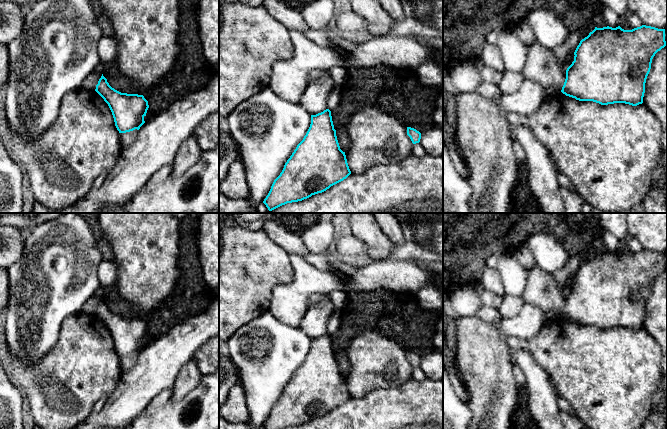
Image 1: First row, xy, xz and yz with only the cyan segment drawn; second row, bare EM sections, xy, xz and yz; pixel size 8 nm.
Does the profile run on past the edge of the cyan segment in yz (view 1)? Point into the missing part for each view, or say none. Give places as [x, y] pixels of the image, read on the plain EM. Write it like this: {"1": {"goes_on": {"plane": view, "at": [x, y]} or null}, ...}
{"1": {"goes_on": null}}

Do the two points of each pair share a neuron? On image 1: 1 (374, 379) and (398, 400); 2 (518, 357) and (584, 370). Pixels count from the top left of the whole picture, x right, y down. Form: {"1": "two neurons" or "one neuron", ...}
{"1": "two neurons", "2": "two neurons"}

